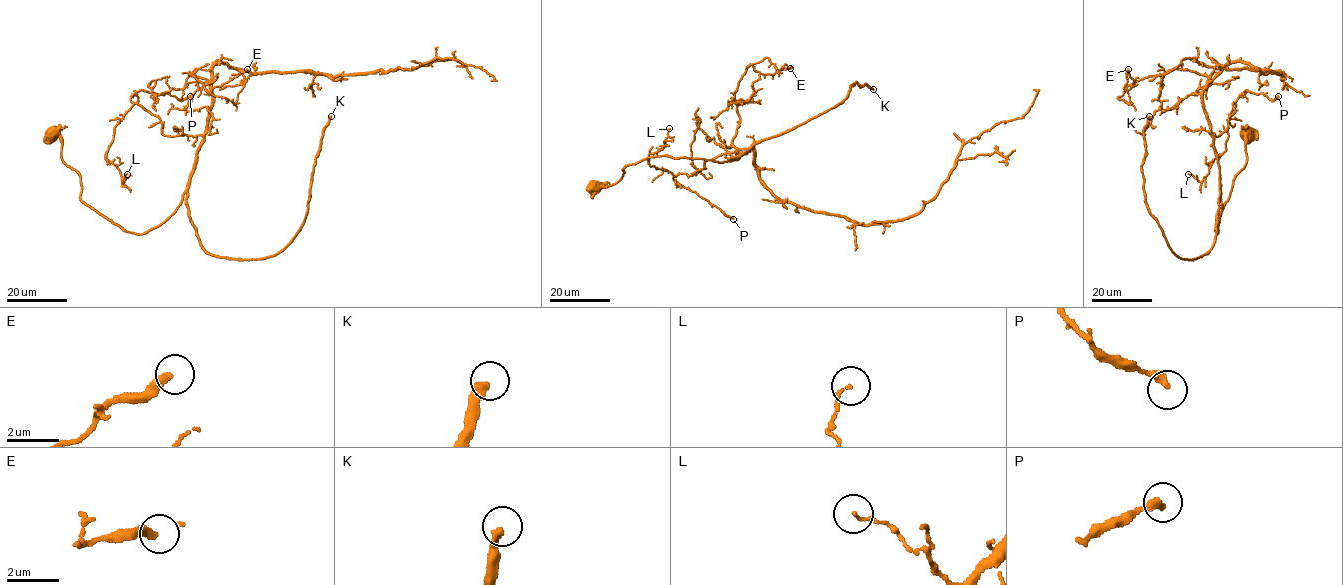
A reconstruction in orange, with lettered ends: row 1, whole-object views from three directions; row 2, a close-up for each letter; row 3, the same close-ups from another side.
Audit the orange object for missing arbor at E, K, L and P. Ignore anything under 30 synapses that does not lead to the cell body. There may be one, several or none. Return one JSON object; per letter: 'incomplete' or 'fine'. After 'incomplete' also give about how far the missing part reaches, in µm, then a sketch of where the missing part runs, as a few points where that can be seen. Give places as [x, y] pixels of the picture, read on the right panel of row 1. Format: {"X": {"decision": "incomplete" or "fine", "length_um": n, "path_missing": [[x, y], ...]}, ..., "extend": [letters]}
{"E": {"decision": "fine"}, "K": {"decision": "incomplete", "length_um": 80, "path_missing": [[1149, 116], [1144, 74], [1150, 67], [1191, 88], [1238, 63], [1253, 74]]}, "L": {"decision": "fine"}, "P": {"decision": "fine"}, "extend": ["K"]}

